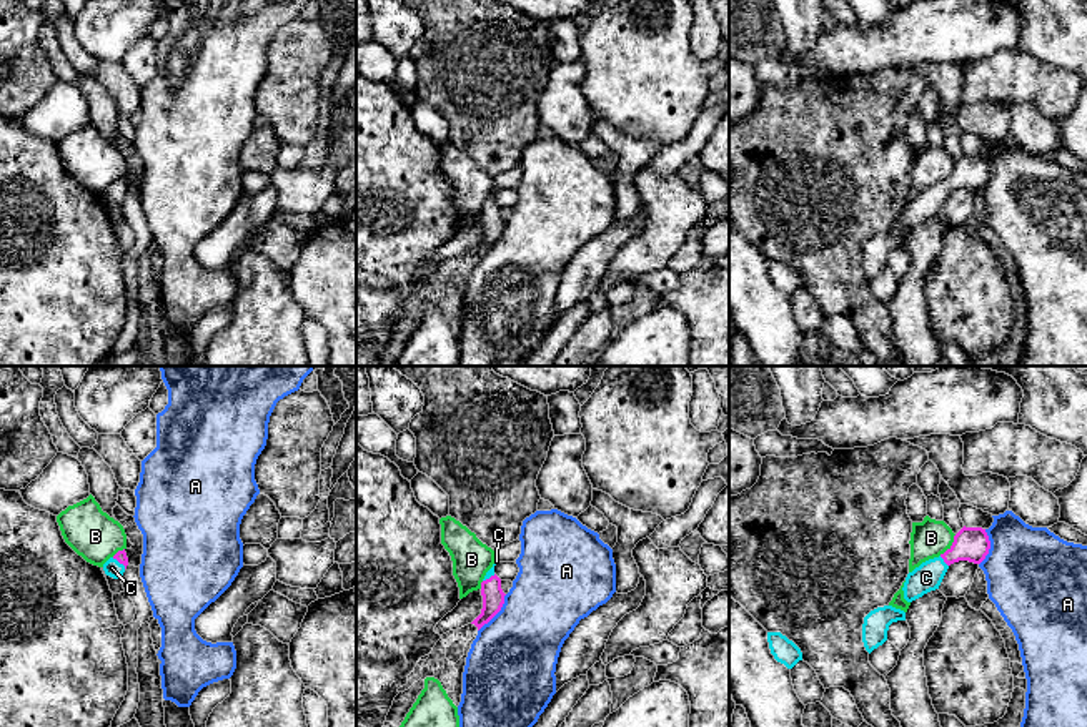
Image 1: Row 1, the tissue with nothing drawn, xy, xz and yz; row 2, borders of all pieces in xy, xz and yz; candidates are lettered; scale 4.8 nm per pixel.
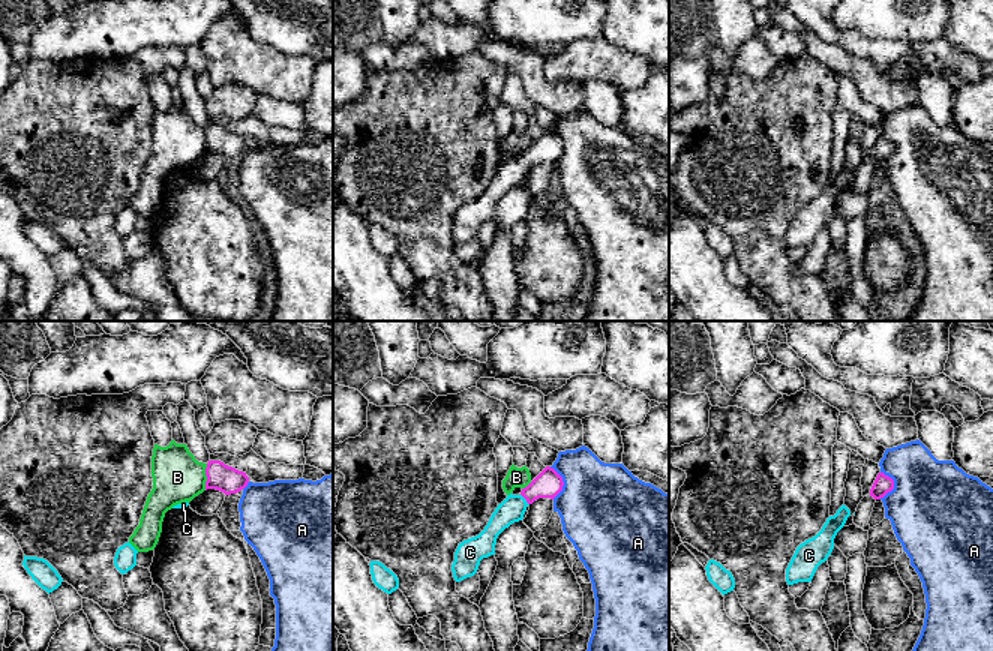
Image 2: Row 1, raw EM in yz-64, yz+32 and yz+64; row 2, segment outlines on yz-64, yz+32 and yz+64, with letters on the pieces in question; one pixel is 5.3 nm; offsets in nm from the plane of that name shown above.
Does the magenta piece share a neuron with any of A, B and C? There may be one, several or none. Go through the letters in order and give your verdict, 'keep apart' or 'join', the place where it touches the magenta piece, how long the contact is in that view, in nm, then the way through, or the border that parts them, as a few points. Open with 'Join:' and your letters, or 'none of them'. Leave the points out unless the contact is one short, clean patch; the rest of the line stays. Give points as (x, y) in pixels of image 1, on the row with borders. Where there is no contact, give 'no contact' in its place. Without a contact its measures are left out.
Join: C
A: keep apart; meets magenta in xz at (496, 613); contact 240 nm long; border along xz (506, 594), (501, 608), (478, 631)
B: keep apart; meets magenta in yz at (951, 546); contact 130 nm long
C: join; meets magenta in yz at (944, 561); contact 70 nm long; runs through yz (972, 544), (967, 544), (944, 561), (926, 578)

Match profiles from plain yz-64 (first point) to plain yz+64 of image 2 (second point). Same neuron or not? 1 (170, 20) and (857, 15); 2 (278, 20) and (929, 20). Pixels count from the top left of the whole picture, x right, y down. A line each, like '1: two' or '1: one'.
1: one
2: two

